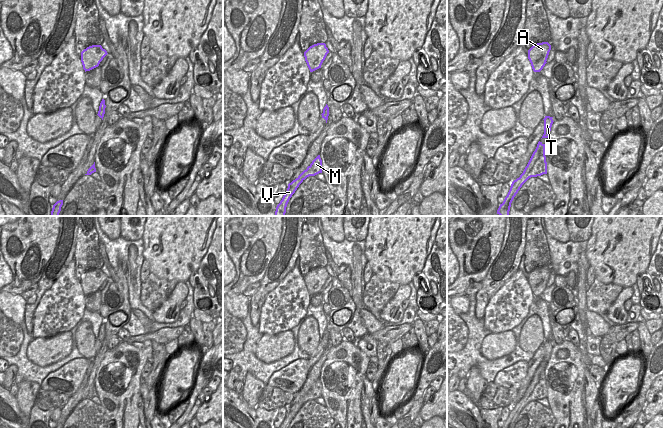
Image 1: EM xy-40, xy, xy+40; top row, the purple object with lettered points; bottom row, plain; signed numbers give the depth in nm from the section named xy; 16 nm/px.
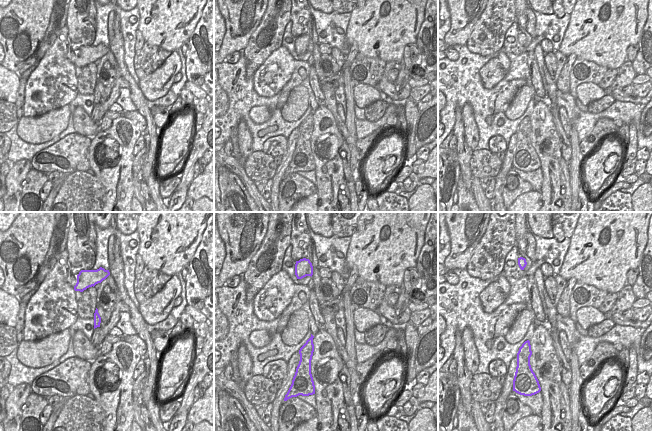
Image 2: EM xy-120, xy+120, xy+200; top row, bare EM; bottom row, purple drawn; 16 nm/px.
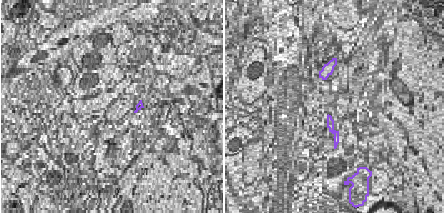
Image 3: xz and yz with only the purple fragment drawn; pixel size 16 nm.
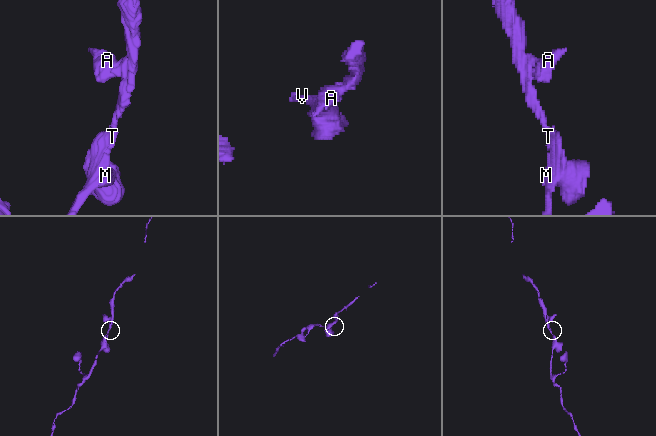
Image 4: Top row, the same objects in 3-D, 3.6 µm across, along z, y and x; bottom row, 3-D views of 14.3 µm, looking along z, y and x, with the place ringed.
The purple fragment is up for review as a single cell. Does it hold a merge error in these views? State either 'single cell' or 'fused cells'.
single cell

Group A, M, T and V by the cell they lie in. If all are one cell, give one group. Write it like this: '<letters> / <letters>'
A M T V

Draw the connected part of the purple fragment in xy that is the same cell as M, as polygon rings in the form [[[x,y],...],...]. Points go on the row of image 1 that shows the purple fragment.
[[[318,155],[295,180],[288,184],[287,191],[276,207],[275,216],[285,216],[287,204],[299,185],[309,176],[322,173],[322,160]]]

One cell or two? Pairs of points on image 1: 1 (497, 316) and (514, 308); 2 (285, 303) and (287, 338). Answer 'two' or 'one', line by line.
1: one
2: two

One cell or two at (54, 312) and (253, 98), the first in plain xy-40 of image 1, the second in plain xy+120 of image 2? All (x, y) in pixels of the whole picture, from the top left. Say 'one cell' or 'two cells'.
two cells

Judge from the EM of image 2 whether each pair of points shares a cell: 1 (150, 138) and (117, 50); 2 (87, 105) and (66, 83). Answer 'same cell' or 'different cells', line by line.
1: same cell
2: different cells

